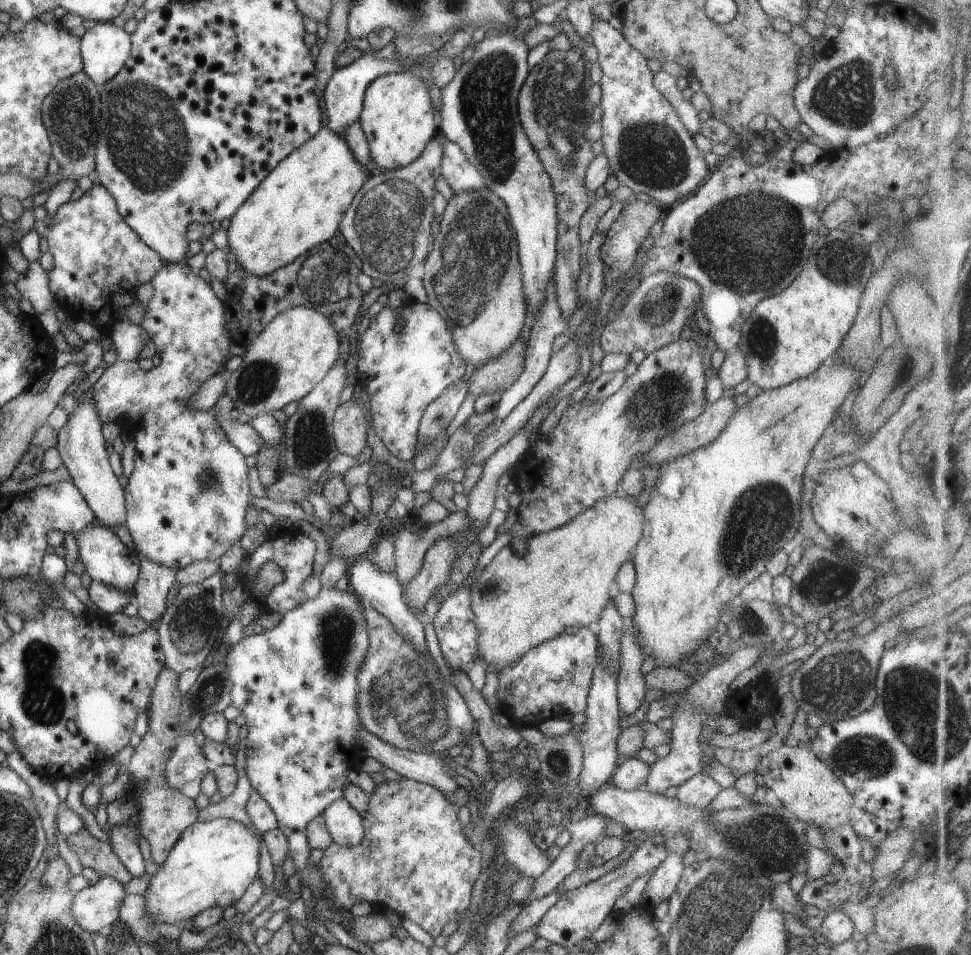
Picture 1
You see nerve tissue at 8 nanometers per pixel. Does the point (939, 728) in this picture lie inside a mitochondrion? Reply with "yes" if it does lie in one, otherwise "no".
yes

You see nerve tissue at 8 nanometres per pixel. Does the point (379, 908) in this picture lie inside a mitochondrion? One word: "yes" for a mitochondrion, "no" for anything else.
no

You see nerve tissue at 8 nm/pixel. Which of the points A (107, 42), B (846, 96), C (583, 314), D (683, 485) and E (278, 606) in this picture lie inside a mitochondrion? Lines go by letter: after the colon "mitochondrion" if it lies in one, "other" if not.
A: other
B: mitochondrion
C: other
D: other
E: other

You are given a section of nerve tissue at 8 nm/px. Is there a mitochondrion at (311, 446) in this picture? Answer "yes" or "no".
yes

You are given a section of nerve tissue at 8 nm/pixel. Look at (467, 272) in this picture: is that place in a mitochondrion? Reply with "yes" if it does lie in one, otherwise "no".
yes

